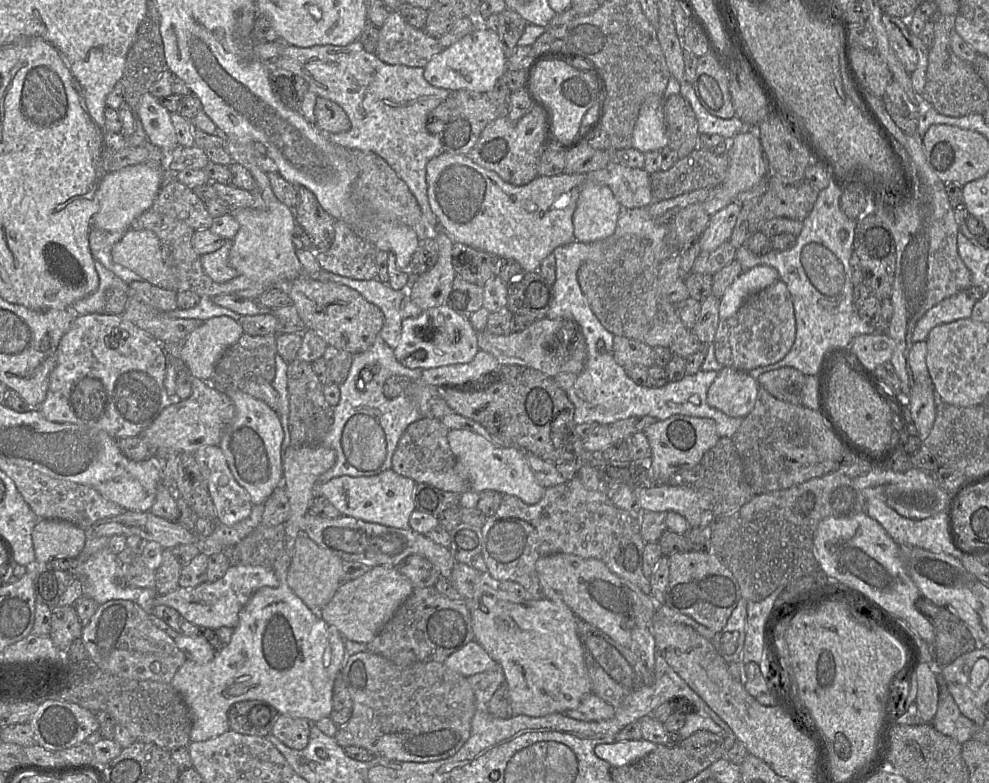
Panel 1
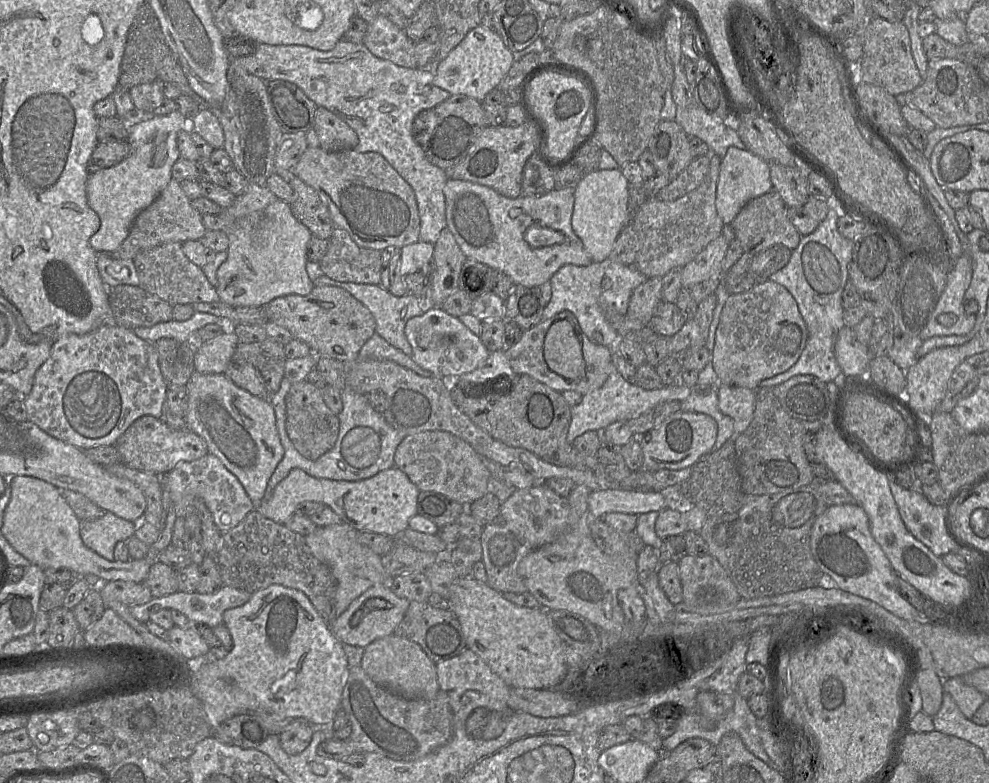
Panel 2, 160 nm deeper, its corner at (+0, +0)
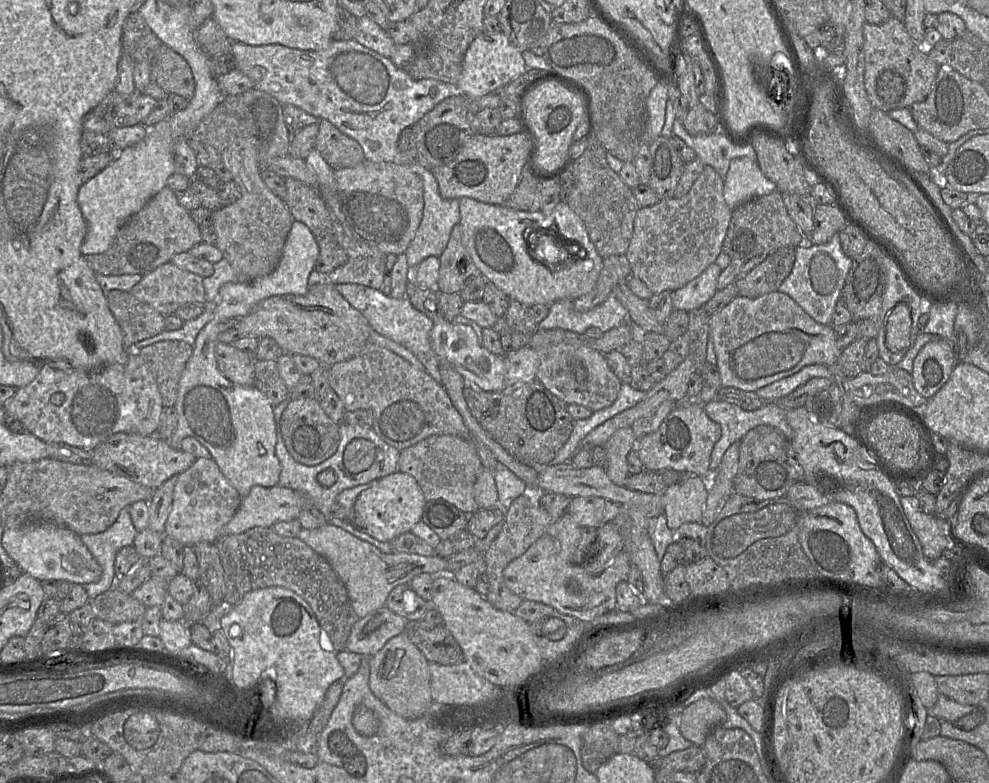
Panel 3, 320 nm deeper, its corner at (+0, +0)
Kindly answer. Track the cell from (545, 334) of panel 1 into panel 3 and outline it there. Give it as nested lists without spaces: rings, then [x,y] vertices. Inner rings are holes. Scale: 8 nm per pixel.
[[[559,343],[533,349],[539,356],[536,380],[567,405],[578,404],[595,412],[616,401],[622,382],[609,367],[605,354],[582,343]]]

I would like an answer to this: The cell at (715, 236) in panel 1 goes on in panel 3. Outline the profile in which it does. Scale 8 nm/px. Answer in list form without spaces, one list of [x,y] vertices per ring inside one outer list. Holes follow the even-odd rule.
[[[714,262],[695,279],[682,288],[673,291],[673,308],[686,312],[702,308],[716,293],[716,285],[720,273],[721,269]]]

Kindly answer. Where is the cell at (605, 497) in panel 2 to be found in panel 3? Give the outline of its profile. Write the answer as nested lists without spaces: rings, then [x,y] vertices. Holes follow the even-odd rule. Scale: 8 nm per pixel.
[[[573,497],[567,512],[580,527],[599,528],[621,513],[621,505],[601,497]]]

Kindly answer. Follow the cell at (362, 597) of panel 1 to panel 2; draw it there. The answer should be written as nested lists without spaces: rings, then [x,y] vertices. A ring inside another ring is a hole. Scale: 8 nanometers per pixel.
[[[376,584],[356,598],[330,628],[343,645],[365,648],[377,639],[393,635],[403,620],[410,601],[396,596],[389,584]]]

